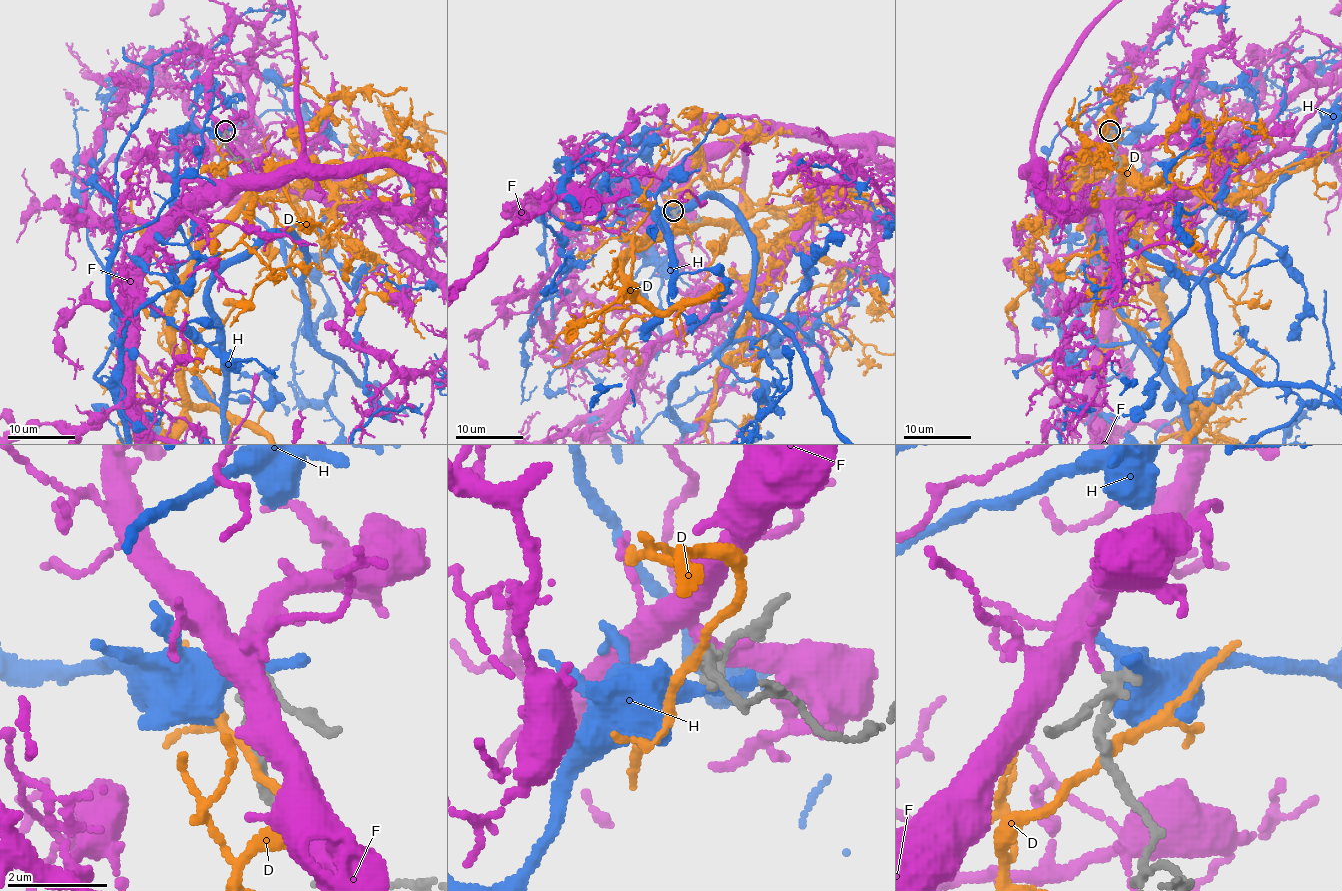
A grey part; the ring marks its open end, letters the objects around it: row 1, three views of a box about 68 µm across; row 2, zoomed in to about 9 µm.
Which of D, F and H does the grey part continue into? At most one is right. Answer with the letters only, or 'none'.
F

